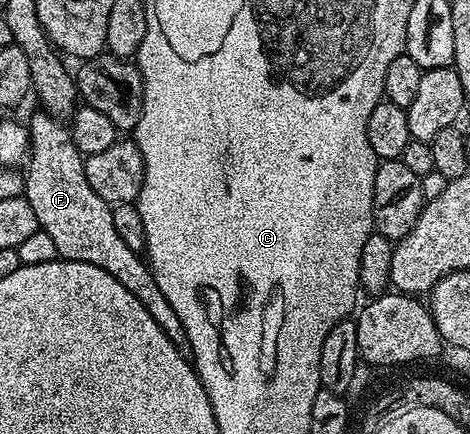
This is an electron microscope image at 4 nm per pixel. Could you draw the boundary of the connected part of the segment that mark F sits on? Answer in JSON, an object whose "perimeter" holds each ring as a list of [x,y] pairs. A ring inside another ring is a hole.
{"perimeter":[[[38,108],[35,111],[28,121],[29,153],[24,169],[24,196],[28,204],[32,204],[32,212],[36,212],[40,229],[48,232],[56,243],[58,258],[96,264],[96,268],[104,268],[108,276],[116,276],[116,280],[148,308],[148,316],[160,324],[164,336],[172,340],[180,356],[193,359],[188,332],[184,332],[180,316],[176,316],[172,304],[168,304],[164,292],[160,292],[143,255],[120,240],[120,232],[116,232],[116,223],[112,221],[111,206],[92,192],[92,184],[88,184],[88,176],[84,176],[84,155],[76,148],[69,125],[63,119],[54,118],[47,110]]]}

